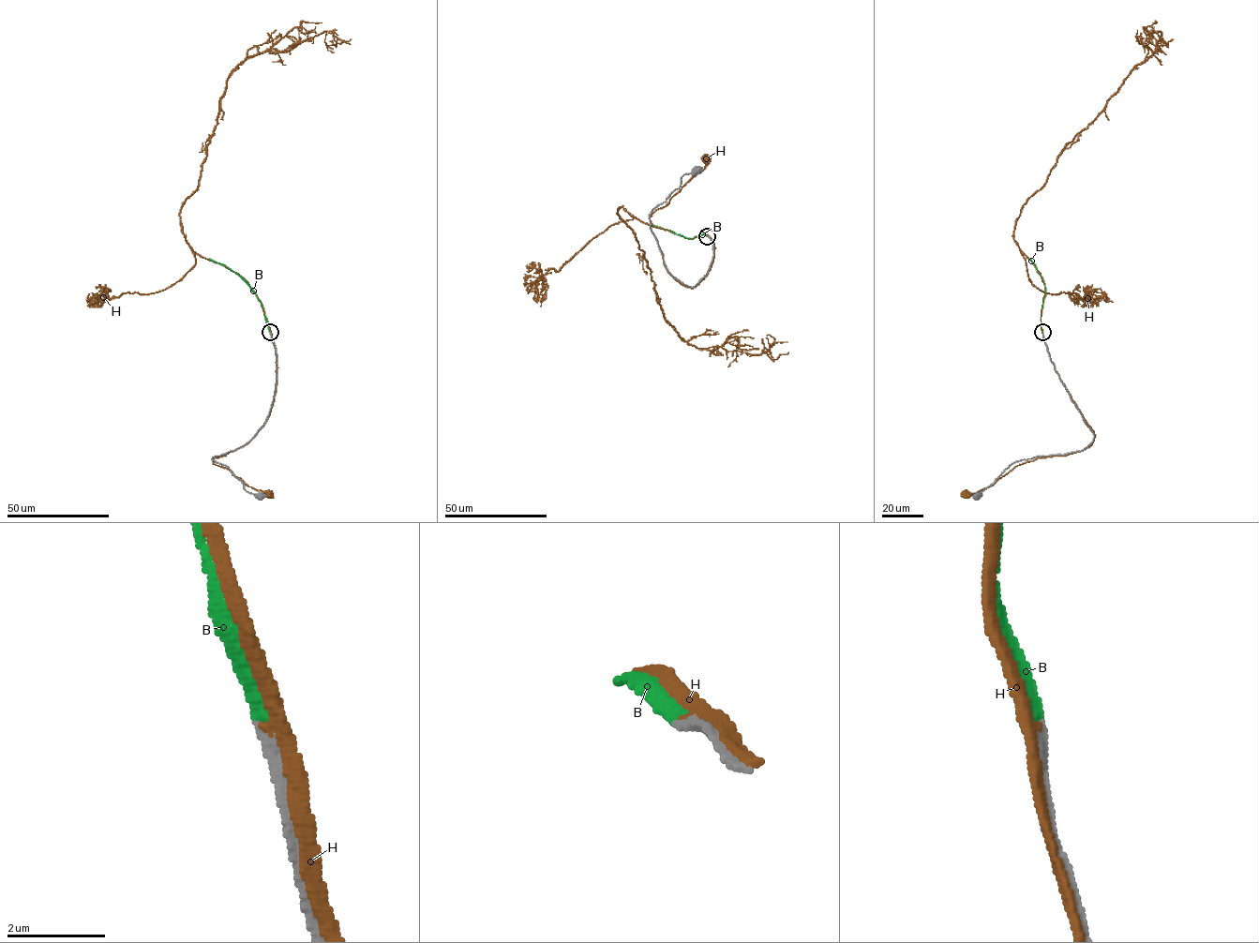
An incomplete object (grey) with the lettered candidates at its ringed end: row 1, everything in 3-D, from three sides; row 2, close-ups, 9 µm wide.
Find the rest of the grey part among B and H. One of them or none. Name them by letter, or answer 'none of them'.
B

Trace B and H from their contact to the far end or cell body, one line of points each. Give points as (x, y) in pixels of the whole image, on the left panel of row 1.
B: (269, 332), (262, 305), (251, 288), (230, 269), (208, 258)
H: (271, 336), (277, 389), (266, 420), (245, 444), (213, 462), (268, 493)

